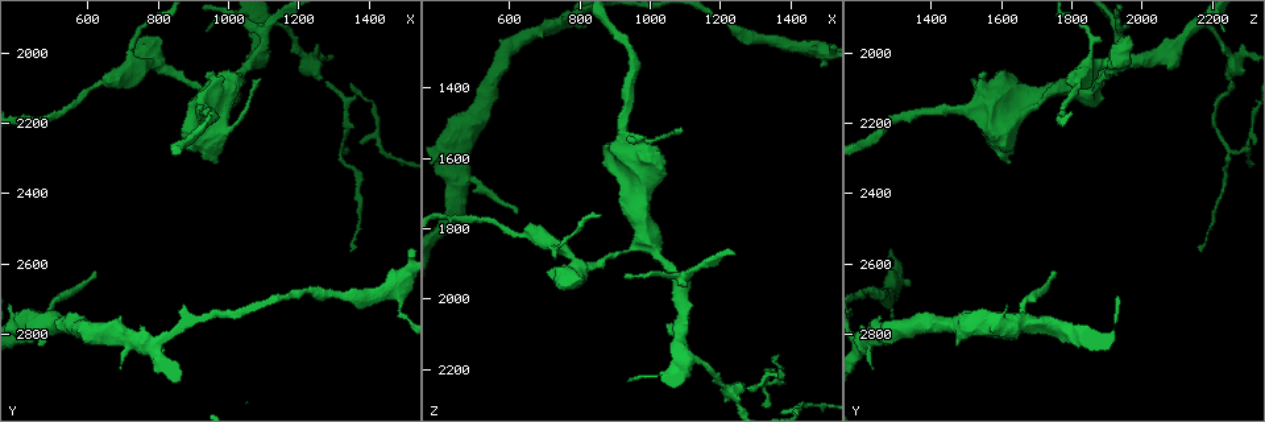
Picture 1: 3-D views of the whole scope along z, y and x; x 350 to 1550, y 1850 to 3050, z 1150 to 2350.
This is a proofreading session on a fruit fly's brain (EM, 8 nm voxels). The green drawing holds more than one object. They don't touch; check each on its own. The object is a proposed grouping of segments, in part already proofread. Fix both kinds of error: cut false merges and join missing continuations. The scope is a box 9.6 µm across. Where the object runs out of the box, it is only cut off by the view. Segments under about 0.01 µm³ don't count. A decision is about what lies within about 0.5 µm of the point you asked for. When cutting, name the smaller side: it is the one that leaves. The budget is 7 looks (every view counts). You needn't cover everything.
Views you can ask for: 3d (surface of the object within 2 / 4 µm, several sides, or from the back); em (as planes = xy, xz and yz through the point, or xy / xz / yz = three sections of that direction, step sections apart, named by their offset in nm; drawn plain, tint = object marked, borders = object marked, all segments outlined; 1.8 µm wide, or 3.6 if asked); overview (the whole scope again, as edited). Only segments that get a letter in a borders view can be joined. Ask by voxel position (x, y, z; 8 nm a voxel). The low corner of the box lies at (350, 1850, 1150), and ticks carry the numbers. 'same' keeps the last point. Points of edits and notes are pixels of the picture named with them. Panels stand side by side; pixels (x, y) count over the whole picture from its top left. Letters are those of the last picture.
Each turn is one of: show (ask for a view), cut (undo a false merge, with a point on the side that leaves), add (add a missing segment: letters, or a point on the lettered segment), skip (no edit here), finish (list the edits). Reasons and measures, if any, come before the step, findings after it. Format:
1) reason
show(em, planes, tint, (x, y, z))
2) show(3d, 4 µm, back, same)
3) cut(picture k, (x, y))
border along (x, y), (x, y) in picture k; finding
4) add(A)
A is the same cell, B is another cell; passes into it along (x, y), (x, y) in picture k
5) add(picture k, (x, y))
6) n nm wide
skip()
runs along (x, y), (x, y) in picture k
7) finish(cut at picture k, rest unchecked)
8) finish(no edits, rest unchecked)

thick turns thin
show(em, 3.6 µm, planes, borders, (1000, 2220, 1560))

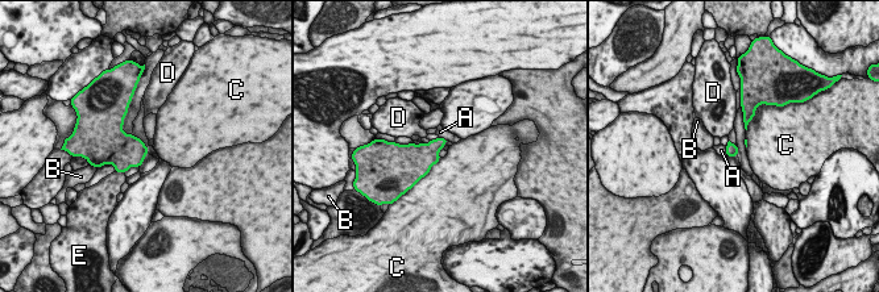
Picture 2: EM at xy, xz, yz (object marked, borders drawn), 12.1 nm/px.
160 nm wide
skip()
A, B, C, D and E are other cells; border along (725, 146), (726, 155) in picture 2; one neuron here

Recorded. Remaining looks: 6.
branch point
show(3d, 2 µm, back, (980, 2110, 1820))

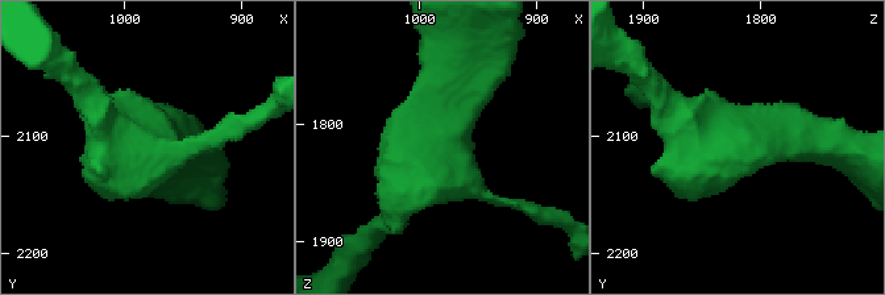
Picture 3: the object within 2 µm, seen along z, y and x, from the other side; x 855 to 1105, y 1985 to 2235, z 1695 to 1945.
3 arms
show(em, planes, tint, (990, 2106, 1824))

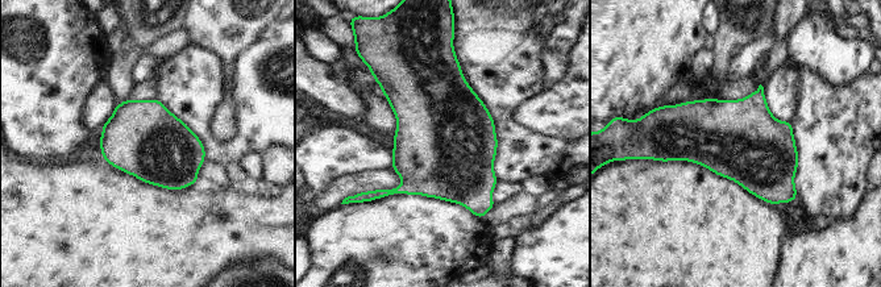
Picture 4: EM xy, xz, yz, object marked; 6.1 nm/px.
show(em, planes, borders, same)

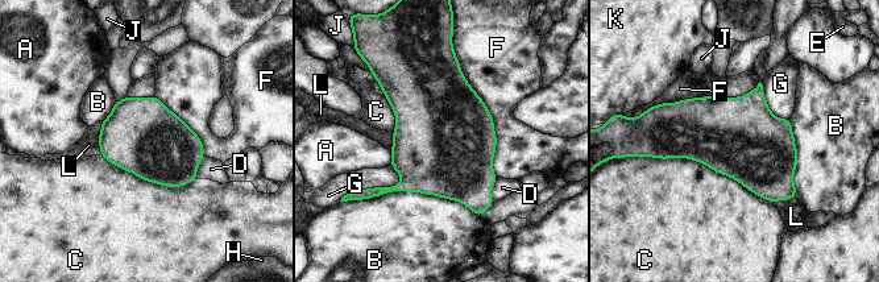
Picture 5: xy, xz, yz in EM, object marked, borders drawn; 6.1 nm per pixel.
skip()
A, B, C, D, E, F, G, H, J, K and L are other cells; border along (647, 156), (696, 160), (766, 200) in picture 5; one neuron here

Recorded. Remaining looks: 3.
thick turns thin
show(3d, 2 µm, (1230, 2030, 2260))

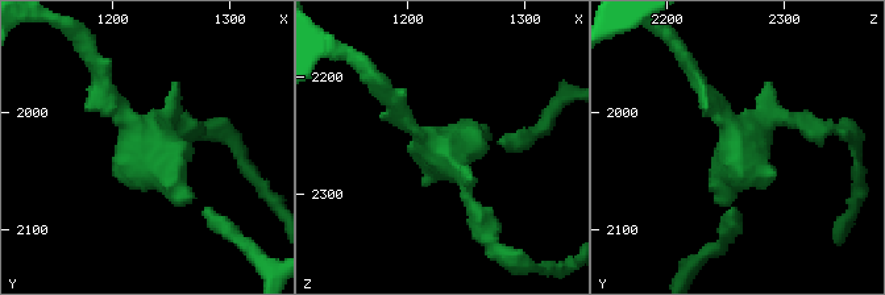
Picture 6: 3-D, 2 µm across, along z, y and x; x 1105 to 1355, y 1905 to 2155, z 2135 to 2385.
show(em, planes, borders, (1228, 2022, 2260))

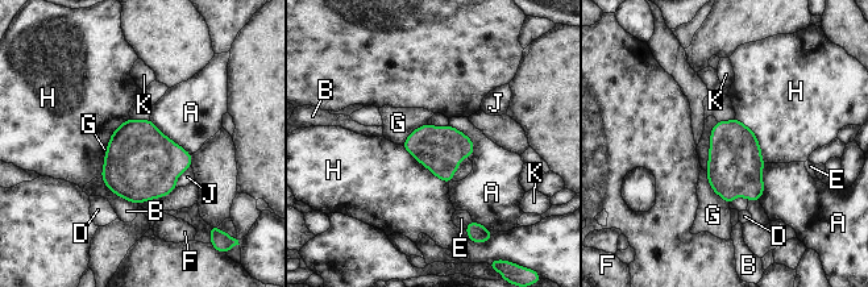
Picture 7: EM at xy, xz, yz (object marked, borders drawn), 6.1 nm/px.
H touches over 380 nm
skip()
A, B, D, E, F, G, H, J and K are other cells; border along (401, 145), (434, 175), (448, 184) in picture 7; continuous, no second neuron

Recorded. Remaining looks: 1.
finish(no edits, rest unchecked)

